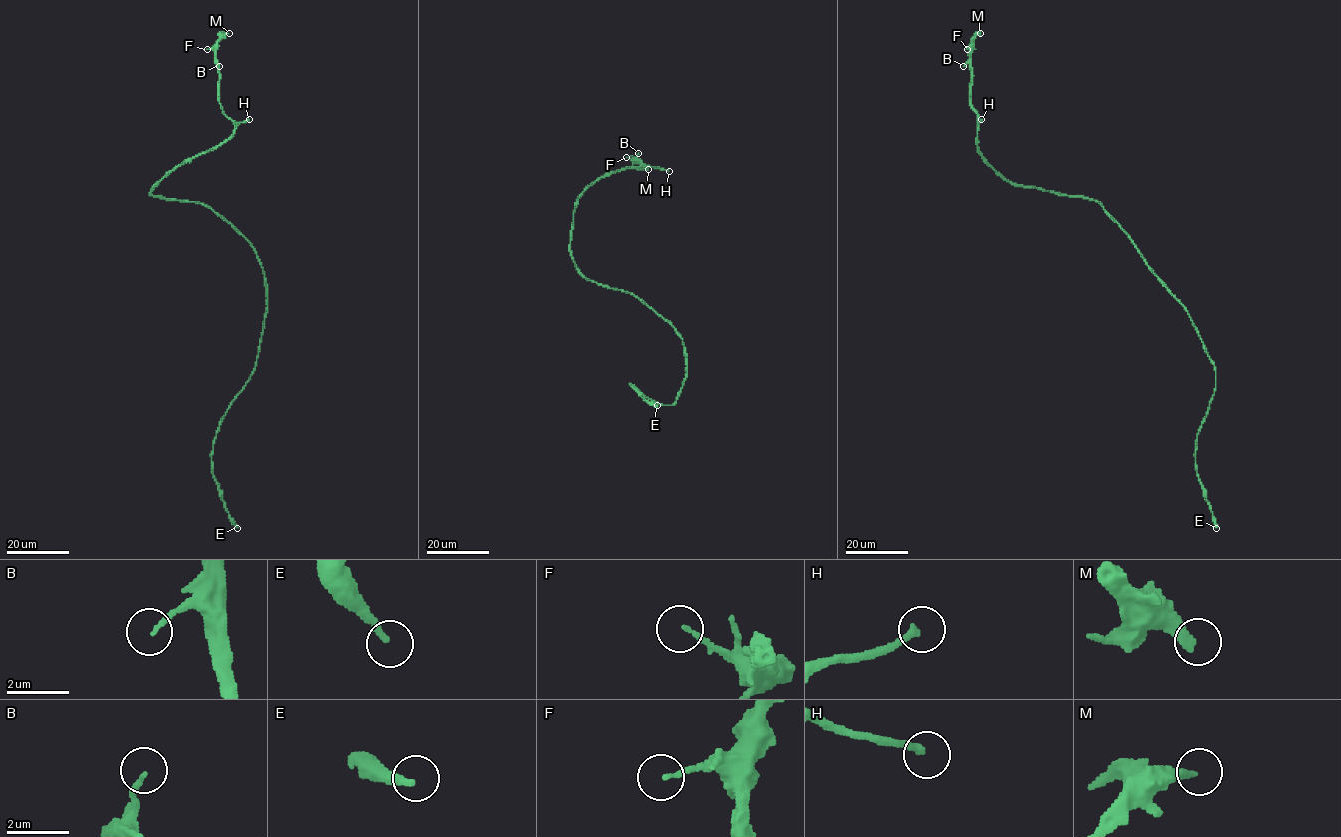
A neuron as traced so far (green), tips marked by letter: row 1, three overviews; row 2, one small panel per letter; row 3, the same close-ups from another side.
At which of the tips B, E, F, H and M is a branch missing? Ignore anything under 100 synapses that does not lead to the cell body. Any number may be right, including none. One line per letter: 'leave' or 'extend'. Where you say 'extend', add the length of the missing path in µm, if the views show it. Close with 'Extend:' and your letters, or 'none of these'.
B: leave
E: leave
F: leave
H: extend; about 190 µm are missing
M: extend; about 15 µm are missing
Extend: H, M

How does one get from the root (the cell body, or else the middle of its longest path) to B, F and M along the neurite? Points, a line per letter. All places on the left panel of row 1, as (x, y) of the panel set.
B: (228, 222), (203, 204), (150, 193), (175, 168), (233, 134), (235, 123), (219, 101), (219, 66)
F: (228, 222), (203, 204), (150, 193), (175, 168), (233, 133), (219, 101), (216, 51), (207, 49)
M: (228, 222), (203, 204), (150, 193), (175, 168), (233, 133), (219, 101), (216, 53), (229, 33)

